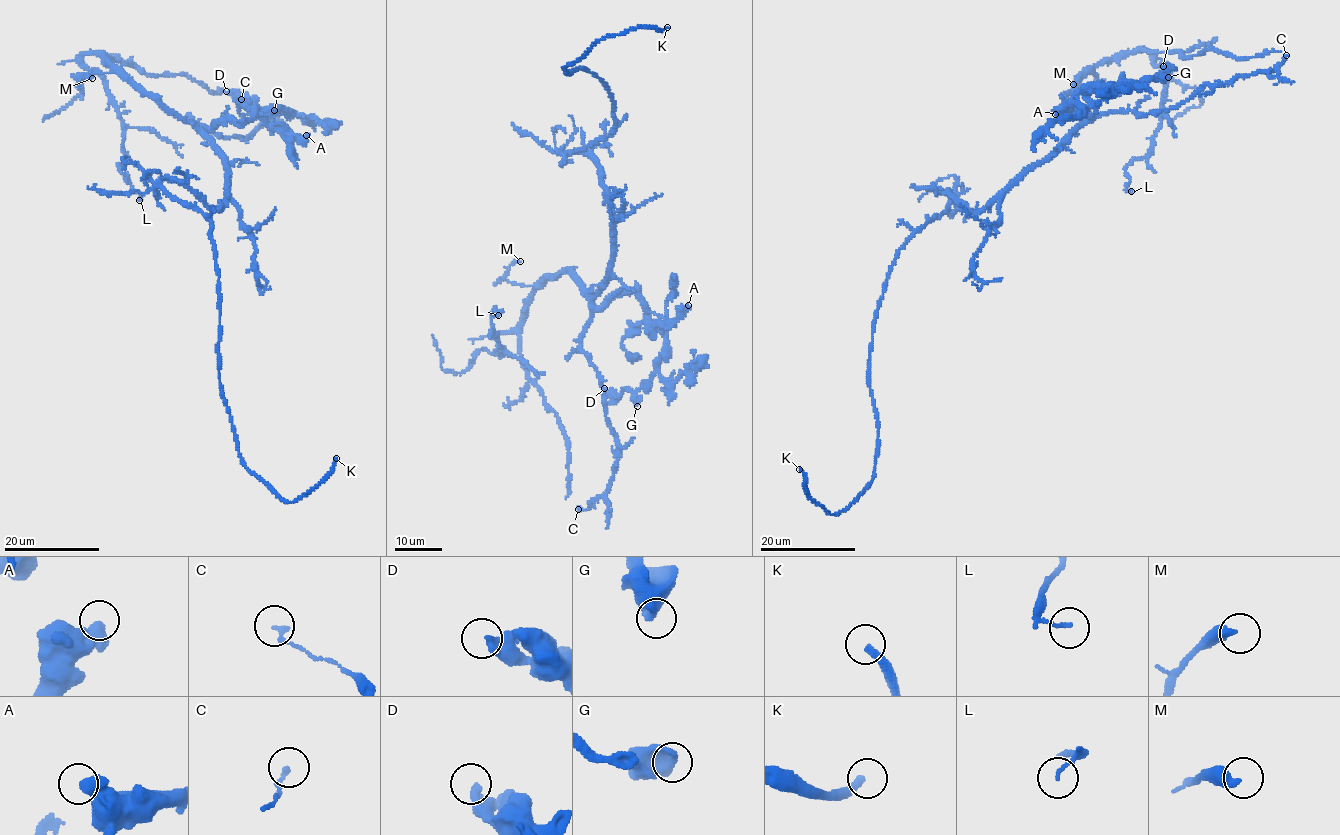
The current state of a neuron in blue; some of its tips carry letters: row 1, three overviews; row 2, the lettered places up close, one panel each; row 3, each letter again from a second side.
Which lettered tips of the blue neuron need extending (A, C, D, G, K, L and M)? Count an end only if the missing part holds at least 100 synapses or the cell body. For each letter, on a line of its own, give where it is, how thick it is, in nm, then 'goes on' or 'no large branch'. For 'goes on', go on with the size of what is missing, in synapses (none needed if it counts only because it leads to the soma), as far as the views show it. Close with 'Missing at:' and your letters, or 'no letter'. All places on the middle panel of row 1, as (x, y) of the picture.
A: at (688, 305); 500 nm thick; no large branch
C: at (578, 509); 200 nm thick; no large branch
D: at (604, 388); 420 nm thick; no large branch
G: at (637, 406); 650 nm thick; no large branch
K: at (667, 27); 320 nm thick; goes on
L: at (498, 315); 100 nm thick; no large branch
M: at (520, 261); 380 nm thick; no large branch
Missing at: K

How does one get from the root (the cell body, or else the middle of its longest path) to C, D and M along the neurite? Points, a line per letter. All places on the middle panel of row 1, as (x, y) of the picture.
C: (602, 178), (614, 223), (614, 258), (592, 302), (581, 349), (599, 378), (618, 460), (606, 490), (578, 509)
D: (602, 178), (614, 256), (594, 304), (633, 292), (665, 340), (665, 356), (640, 387), (613, 396), (604, 388)
M: (602, 178), (614, 256), (596, 292), (590, 296), (568, 270), (538, 285), (503, 279), (520, 261)

